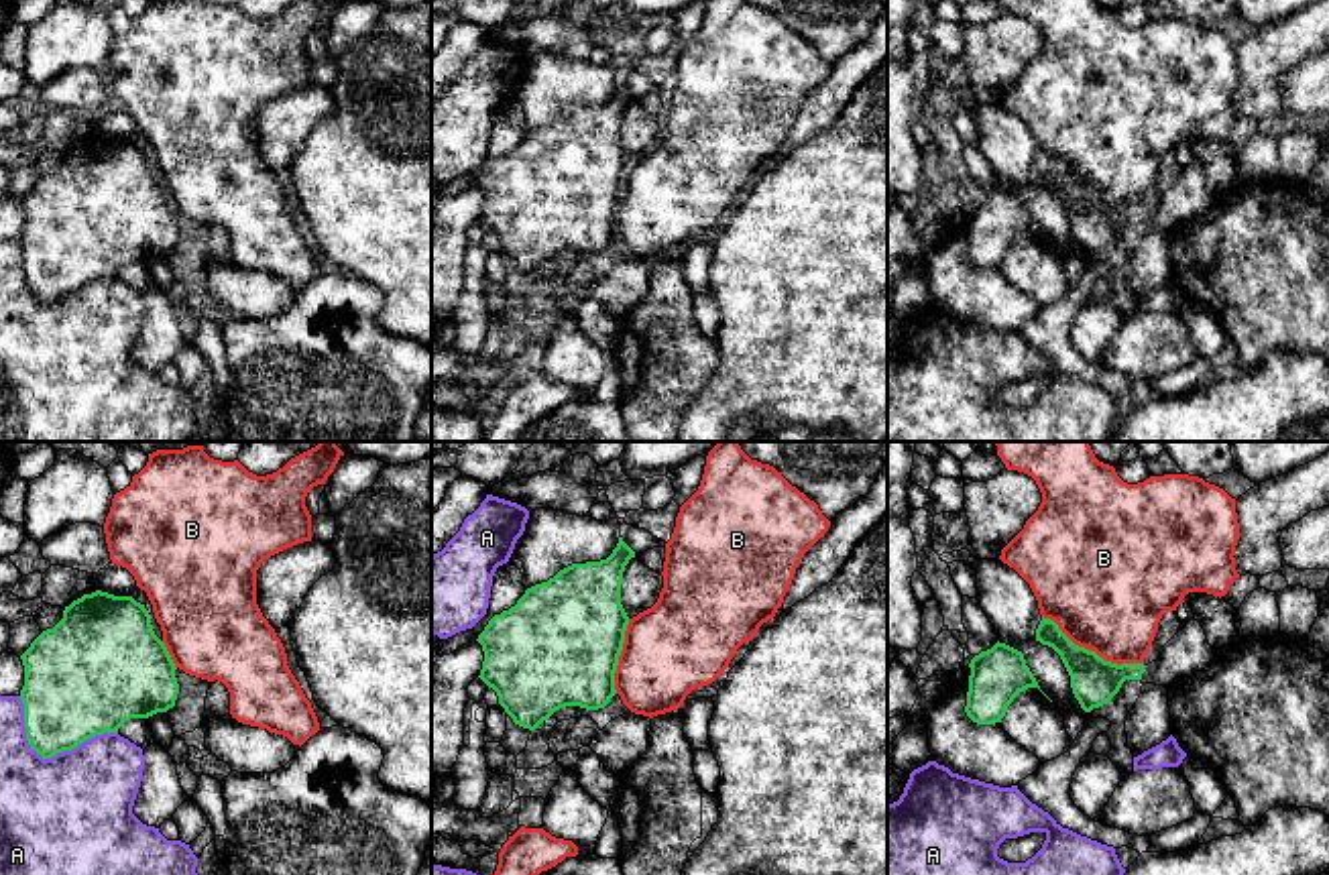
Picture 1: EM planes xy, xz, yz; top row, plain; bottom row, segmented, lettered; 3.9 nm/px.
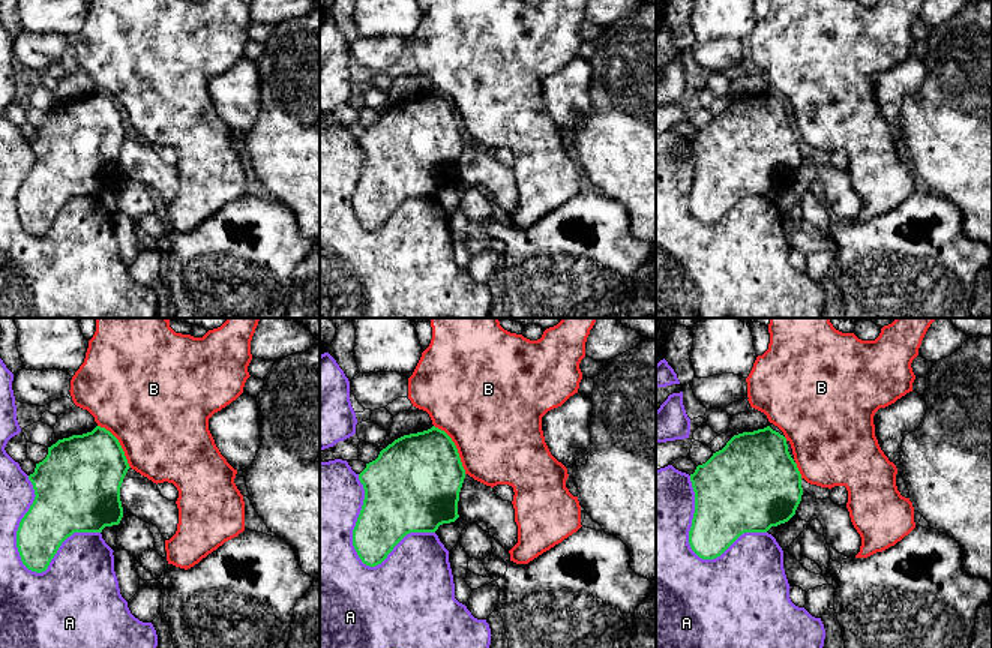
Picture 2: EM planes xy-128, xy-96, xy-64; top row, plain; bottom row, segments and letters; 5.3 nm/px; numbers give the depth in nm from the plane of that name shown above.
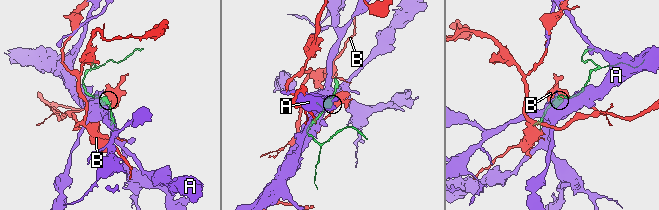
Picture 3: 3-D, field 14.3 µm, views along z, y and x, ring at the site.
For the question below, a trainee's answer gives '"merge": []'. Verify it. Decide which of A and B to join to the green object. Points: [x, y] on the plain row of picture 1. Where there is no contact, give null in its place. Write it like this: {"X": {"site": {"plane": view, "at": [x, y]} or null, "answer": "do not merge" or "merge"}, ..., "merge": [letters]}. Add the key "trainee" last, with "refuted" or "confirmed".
{"A": {"site": {"plane": "xy", "at": [49, 302]}, "answer": "do not merge"}, "B": {"site": {"plane": "yz", "at": [1093, 196]}, "answer": "do not merge"}, "merge": [], "trainee": "confirmed"}

